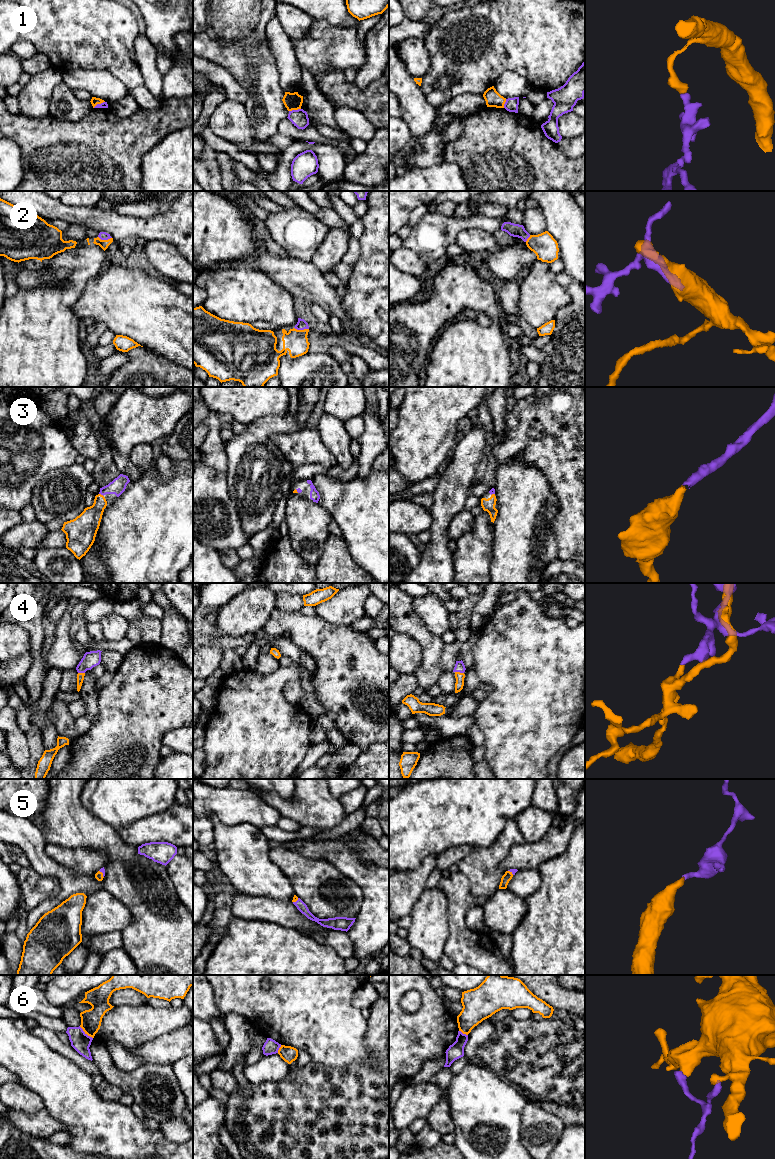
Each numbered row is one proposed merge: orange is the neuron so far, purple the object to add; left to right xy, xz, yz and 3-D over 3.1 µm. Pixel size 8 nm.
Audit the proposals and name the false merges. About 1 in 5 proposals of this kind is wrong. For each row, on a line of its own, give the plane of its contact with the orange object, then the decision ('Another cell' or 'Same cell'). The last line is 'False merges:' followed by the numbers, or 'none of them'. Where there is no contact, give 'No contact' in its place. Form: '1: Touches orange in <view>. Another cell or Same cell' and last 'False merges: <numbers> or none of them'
1: Touches orange in xz. Another cell
2: Touches orange in xz. Same cell
3: Touches orange in xy. Same cell
4: Touches orange in yz. Same cell
5: Touches orange in xy. Same cell
6: Touches orange in xy. Another cell
False merges: 1, 6

